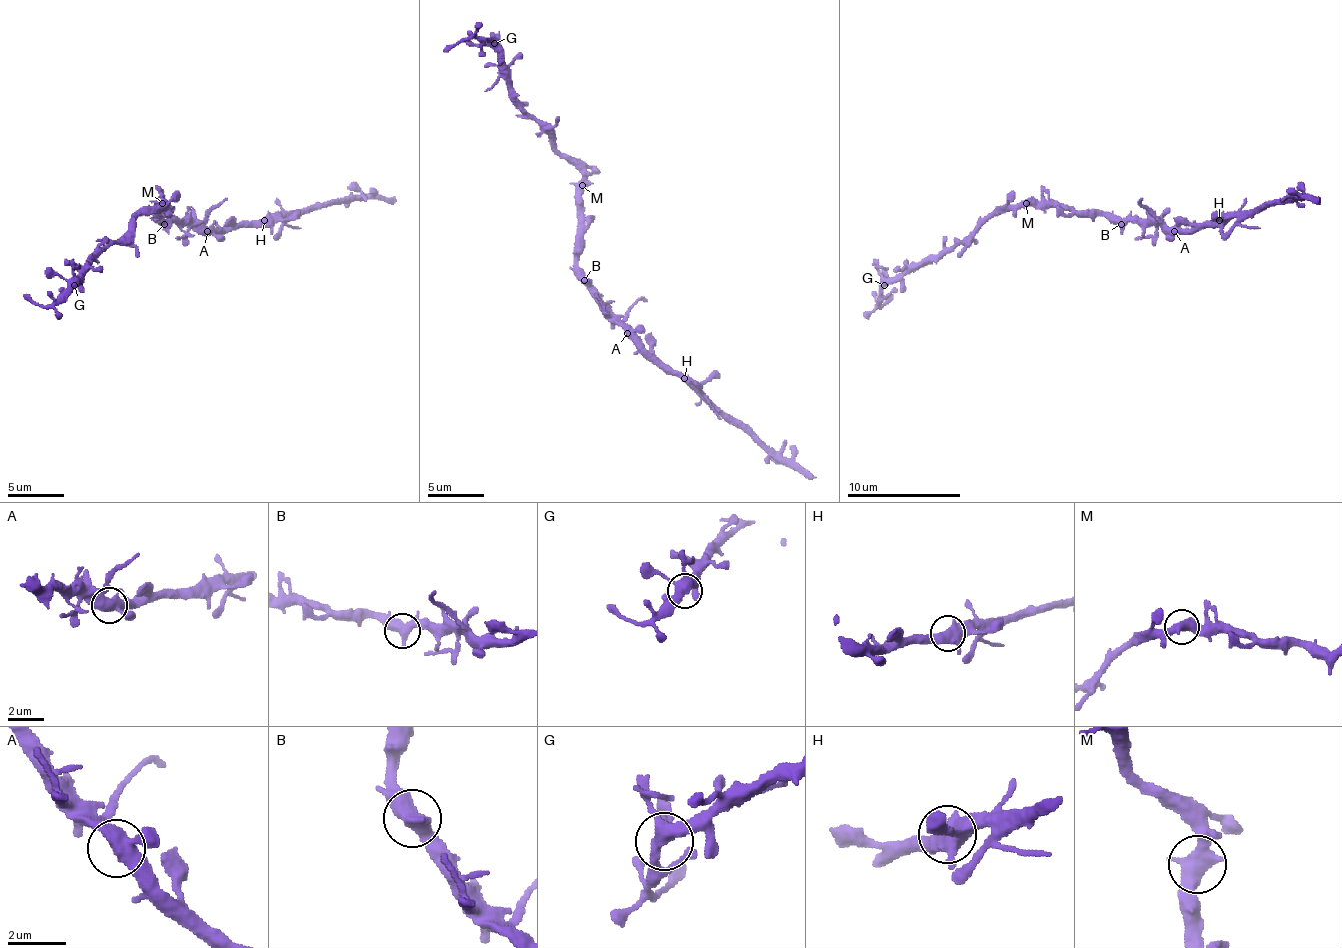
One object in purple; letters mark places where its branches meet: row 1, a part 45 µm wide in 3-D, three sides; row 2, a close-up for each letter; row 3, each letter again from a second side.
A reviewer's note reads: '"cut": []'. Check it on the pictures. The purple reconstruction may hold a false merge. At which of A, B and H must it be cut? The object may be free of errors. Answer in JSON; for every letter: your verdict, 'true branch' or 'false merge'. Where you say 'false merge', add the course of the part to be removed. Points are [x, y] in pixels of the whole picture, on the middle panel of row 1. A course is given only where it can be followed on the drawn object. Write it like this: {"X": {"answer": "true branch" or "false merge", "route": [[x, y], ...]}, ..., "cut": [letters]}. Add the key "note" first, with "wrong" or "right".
{"note": "right", "A": {"answer": "true branch"}, "B": {"answer": "true branch"}, "H": {"answer": "true branch"}, "cut": []}

